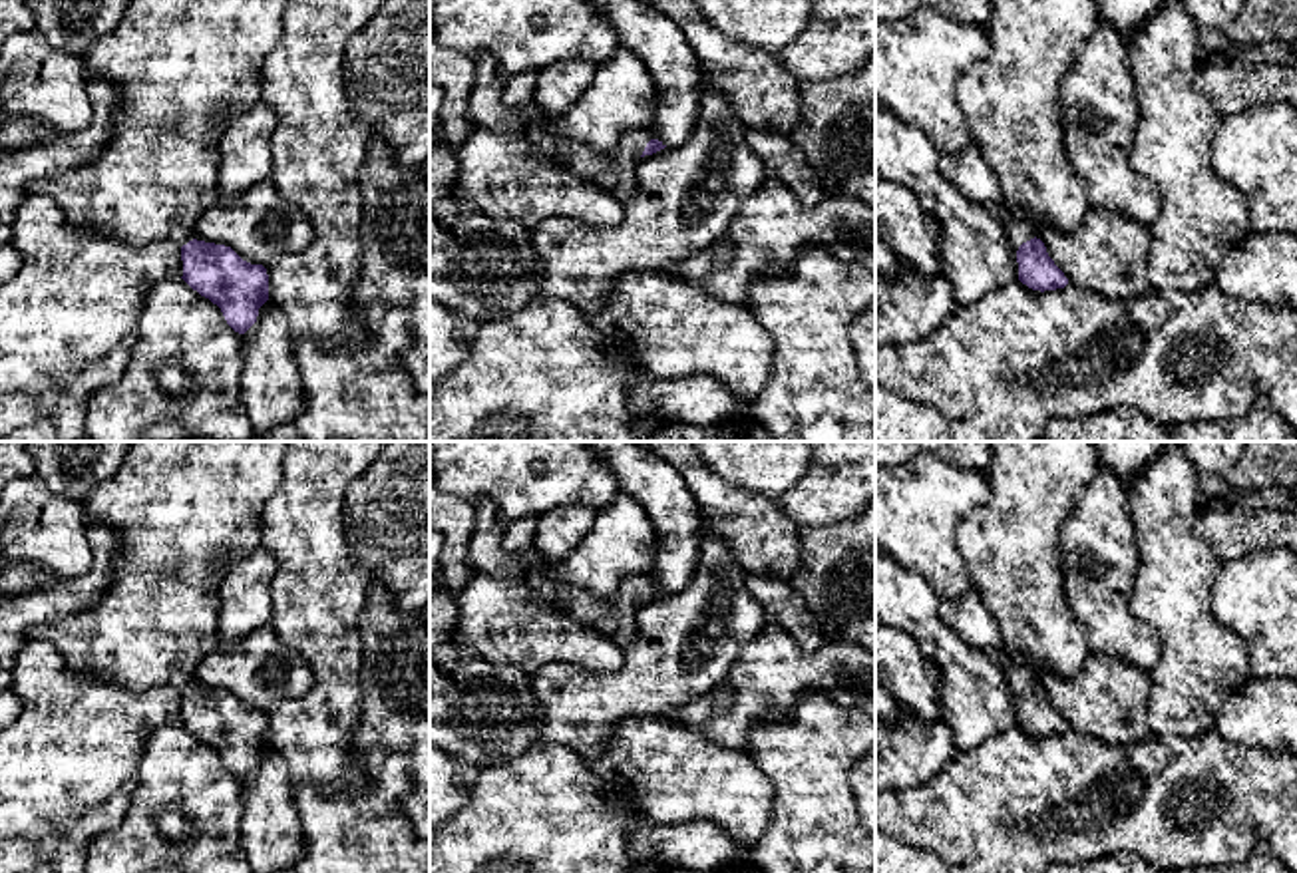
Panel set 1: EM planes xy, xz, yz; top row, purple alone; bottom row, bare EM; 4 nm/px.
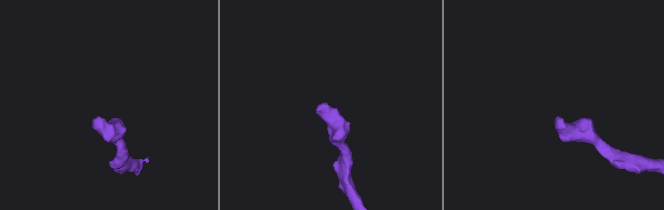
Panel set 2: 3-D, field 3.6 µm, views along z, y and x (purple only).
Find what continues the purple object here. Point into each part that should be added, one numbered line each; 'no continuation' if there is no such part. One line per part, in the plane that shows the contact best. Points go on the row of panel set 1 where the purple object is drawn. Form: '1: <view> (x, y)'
1: xz (615, 174)

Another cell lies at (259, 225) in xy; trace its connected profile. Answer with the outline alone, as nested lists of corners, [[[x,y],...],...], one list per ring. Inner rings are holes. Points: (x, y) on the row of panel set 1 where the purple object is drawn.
[[[265,179],[231,203],[211,205],[193,239],[231,247],[243,261],[267,266],[304,249],[312,237],[306,213]]]

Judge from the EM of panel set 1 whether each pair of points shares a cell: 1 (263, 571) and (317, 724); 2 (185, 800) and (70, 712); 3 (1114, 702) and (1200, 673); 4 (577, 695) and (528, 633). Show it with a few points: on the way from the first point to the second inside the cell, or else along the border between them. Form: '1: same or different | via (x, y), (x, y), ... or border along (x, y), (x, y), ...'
1: different | border along (265, 551), (275, 565), (269, 623)
2: different | border along (166, 726), (146, 740), (128, 812)
3: different | border along (1146, 673), (1150, 683), (1148, 724), (1156, 734)
4: different | border along (597, 673), (548, 663), (530, 679)

